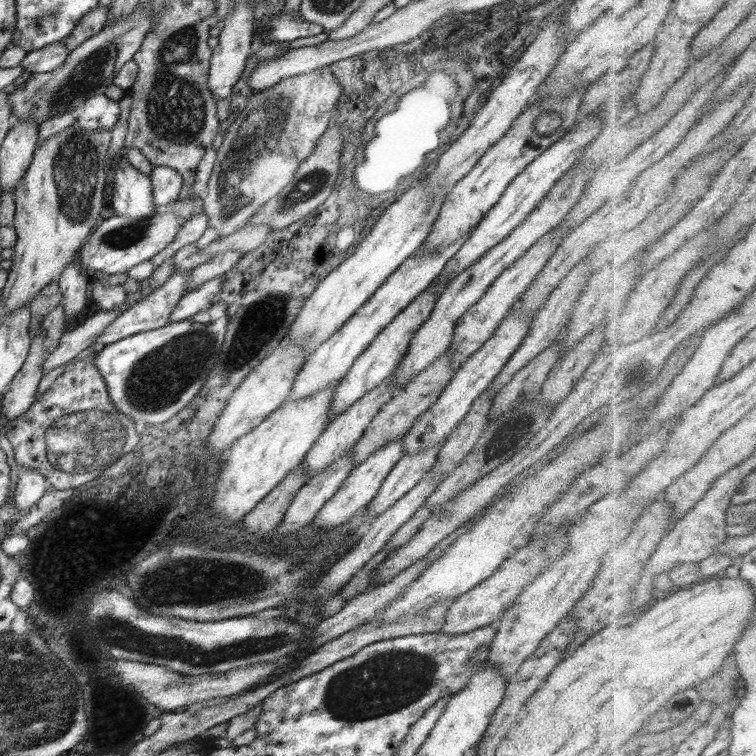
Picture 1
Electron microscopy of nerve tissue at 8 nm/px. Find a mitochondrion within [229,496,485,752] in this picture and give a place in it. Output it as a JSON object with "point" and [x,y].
{"point":[391,680]}

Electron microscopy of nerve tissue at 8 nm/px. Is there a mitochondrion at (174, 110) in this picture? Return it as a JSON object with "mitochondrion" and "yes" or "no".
{"mitochondrion":"yes"}

